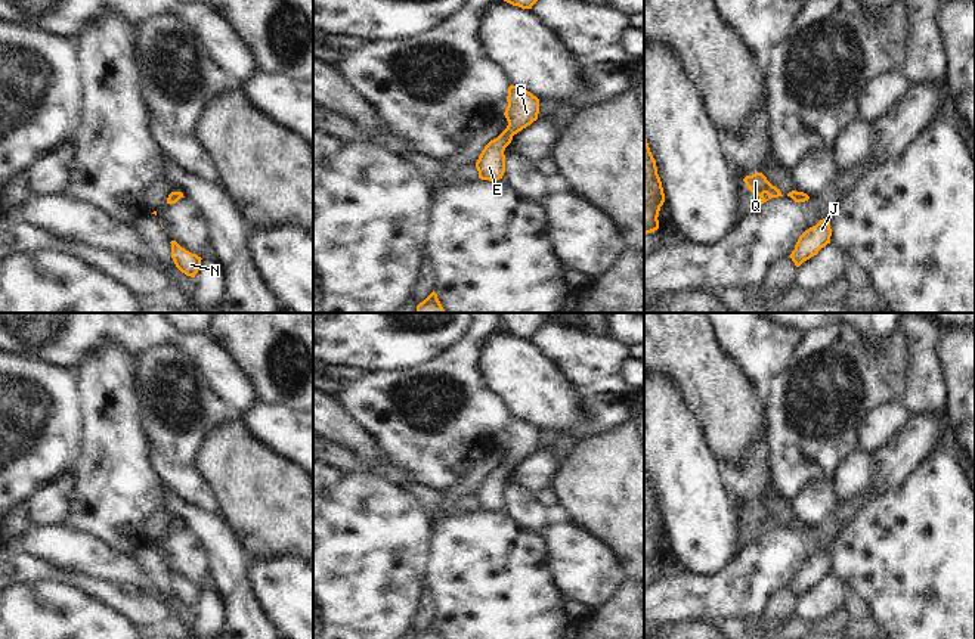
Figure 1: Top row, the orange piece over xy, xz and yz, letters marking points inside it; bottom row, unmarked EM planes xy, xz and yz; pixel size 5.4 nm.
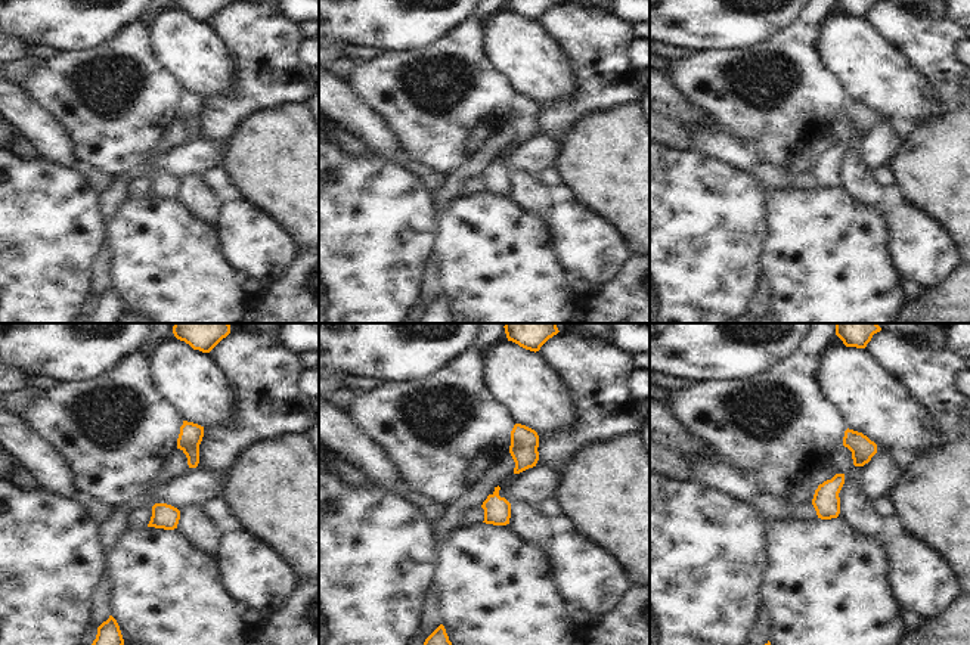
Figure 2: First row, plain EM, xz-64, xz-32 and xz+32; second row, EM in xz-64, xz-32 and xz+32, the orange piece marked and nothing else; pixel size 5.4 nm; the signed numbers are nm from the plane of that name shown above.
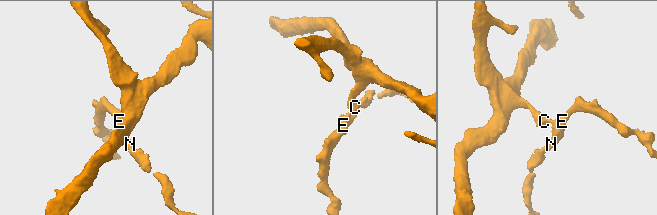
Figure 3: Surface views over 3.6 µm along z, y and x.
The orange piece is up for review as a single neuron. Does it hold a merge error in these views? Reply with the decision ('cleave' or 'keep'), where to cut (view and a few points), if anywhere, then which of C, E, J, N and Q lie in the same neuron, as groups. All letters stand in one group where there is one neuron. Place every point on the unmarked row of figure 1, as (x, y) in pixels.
keep | no cut | C E J N Q

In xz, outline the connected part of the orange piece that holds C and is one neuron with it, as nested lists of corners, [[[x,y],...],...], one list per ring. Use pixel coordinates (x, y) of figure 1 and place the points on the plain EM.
[[[511,415],[507,432],[508,437],[504,443],[508,452],[507,459],[485,477],[476,493],[482,511],[496,512],[502,509],[505,503],[505,478],[511,474],[514,465],[538,450],[539,429],[530,422]]]

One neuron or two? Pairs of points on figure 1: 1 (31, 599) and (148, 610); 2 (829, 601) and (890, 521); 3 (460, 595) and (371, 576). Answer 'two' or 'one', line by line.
1: two
2: two
3: two

